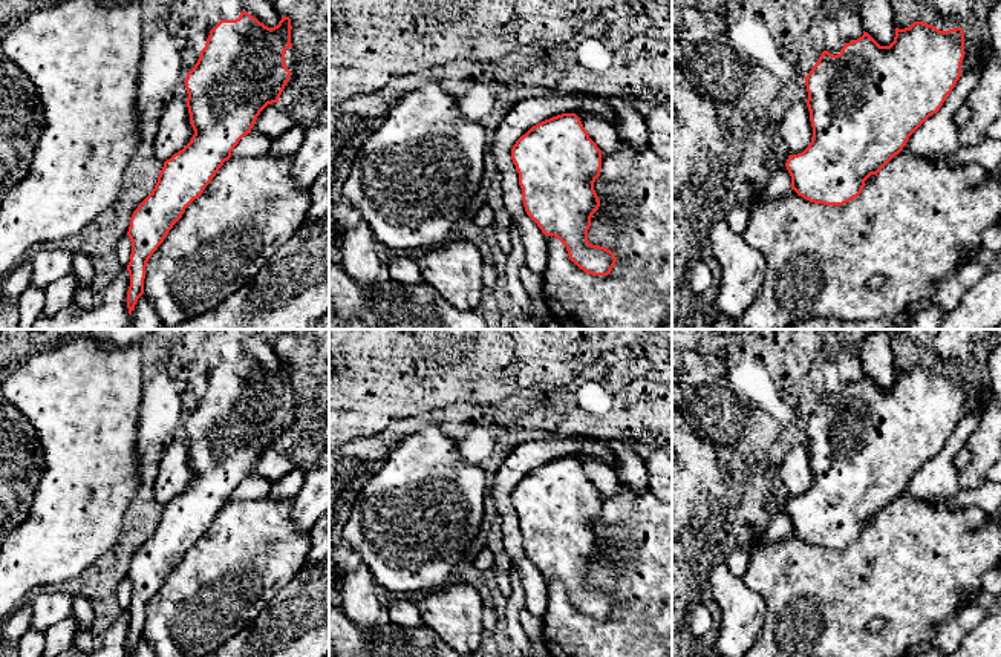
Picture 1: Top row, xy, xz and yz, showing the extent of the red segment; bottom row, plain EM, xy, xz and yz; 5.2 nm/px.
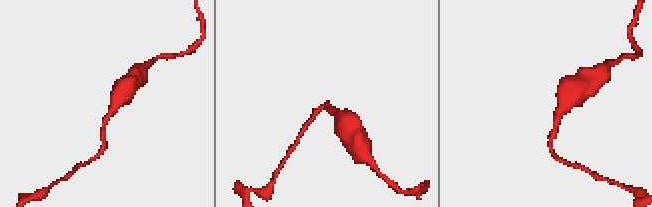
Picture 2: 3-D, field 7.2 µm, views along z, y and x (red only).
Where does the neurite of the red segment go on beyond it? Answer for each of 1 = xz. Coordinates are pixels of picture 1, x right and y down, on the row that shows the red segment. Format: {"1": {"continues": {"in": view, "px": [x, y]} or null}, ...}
{"1": {"continues": null}}

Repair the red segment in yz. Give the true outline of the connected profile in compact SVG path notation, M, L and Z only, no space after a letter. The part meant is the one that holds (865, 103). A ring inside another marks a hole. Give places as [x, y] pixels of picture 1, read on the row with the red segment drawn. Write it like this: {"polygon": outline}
{"polygon": "M923 21L895 28L889 46L880 46L863 31L860 38L843 43L837 55L823 51L805 77L811 142L785 162L791 190L810 202L836 207L857 198L865 181L877 176L909 136L940 110L961 77L963 58L961 28L940 31Z"}

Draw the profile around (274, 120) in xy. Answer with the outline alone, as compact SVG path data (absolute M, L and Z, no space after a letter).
M279 103L268 104L257 116L251 132L276 139L295 126L288 109Z

